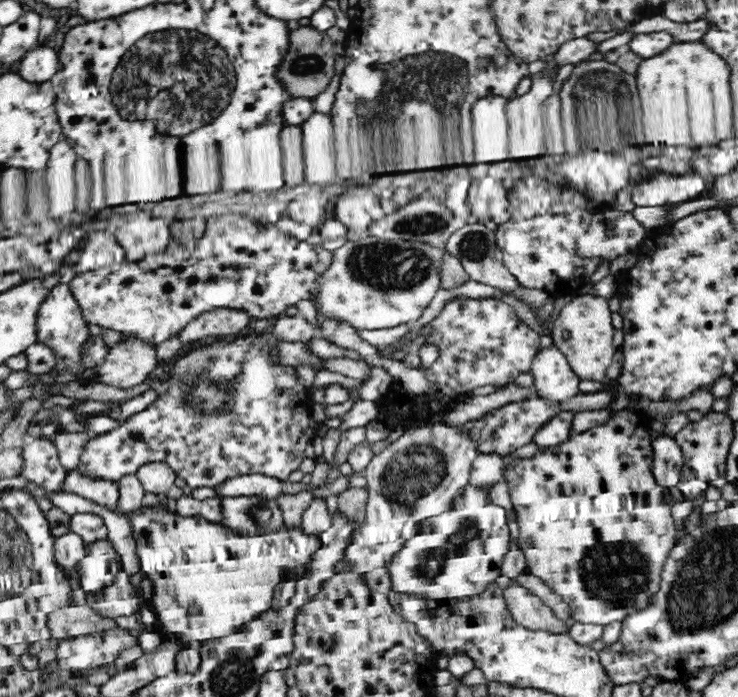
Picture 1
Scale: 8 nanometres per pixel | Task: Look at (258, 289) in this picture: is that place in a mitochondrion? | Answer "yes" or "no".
no

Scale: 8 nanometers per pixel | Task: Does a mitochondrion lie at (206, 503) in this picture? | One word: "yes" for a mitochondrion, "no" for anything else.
no

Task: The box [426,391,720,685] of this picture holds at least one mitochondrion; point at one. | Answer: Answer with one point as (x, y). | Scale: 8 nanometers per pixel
(624, 574)

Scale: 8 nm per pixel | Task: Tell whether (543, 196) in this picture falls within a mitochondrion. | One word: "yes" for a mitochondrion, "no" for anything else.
no

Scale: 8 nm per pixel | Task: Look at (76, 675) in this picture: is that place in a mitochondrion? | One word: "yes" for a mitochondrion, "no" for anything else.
no

